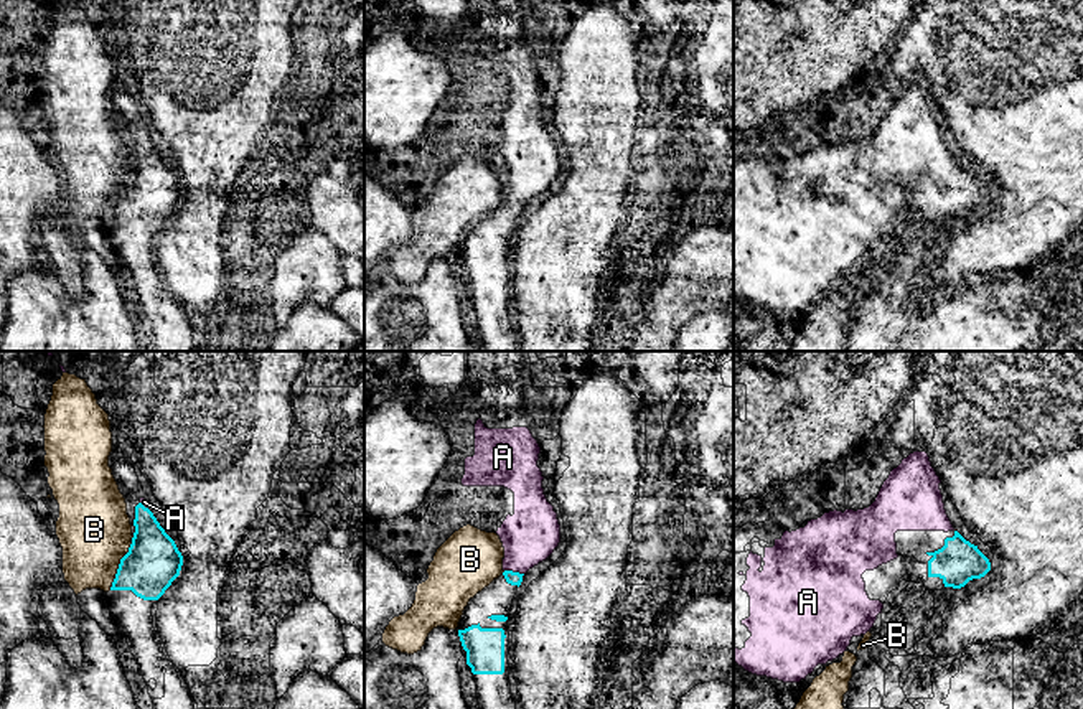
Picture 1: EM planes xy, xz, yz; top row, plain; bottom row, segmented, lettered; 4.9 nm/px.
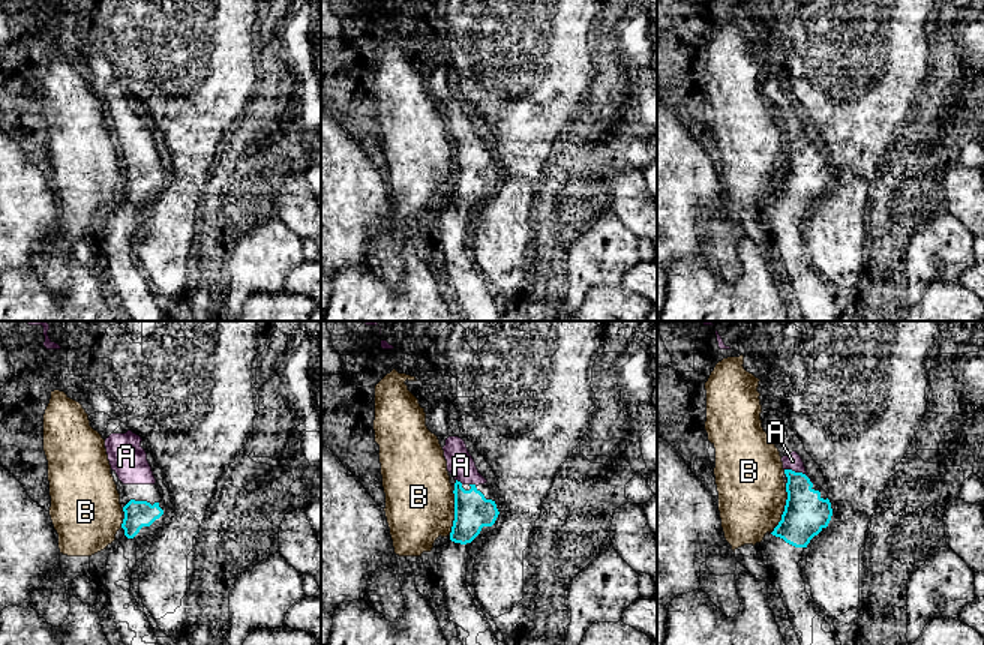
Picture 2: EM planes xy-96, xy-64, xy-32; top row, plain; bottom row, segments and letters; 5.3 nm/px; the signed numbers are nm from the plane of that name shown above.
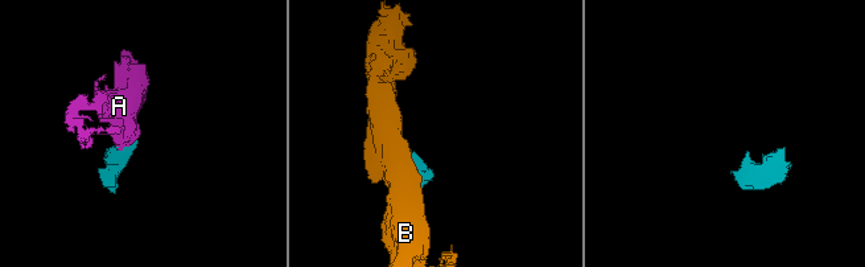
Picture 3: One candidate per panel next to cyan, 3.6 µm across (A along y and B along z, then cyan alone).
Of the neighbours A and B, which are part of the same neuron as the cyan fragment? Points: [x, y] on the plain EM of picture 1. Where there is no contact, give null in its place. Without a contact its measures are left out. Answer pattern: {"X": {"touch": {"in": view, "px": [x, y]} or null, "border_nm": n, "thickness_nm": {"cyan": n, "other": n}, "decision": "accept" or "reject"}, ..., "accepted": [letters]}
{"A": {"touch": {"in": "xz", "px": [515, 203]}, "border_nm": 100, "thickness_nm": {"cyan": 70, "other": 280}, "decision": "accept"}, "B": {"touch": {"in": "xy", "px": [121, 192]}, "border_nm": 260, "thickness_nm": {"cyan": 260, "other": 360}, "decision": "reject"}, "accepted": ["A"]}

